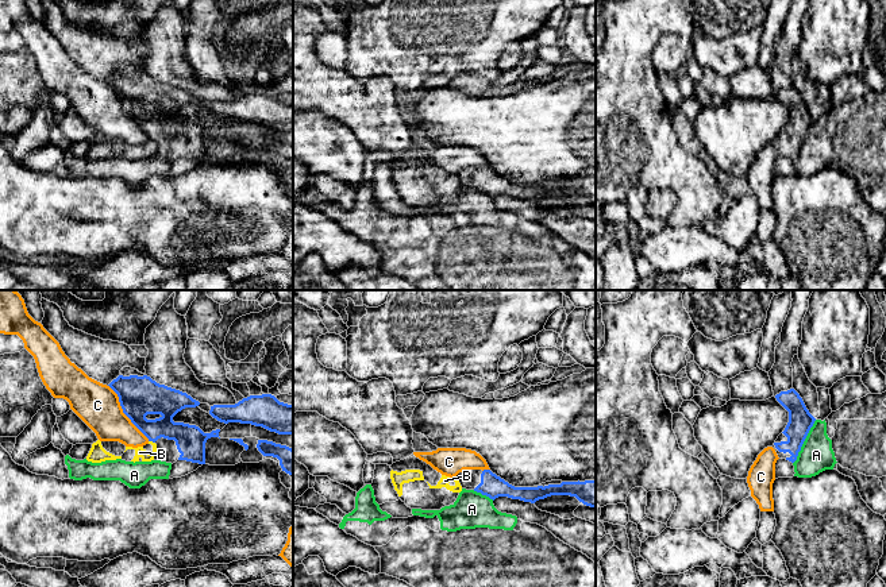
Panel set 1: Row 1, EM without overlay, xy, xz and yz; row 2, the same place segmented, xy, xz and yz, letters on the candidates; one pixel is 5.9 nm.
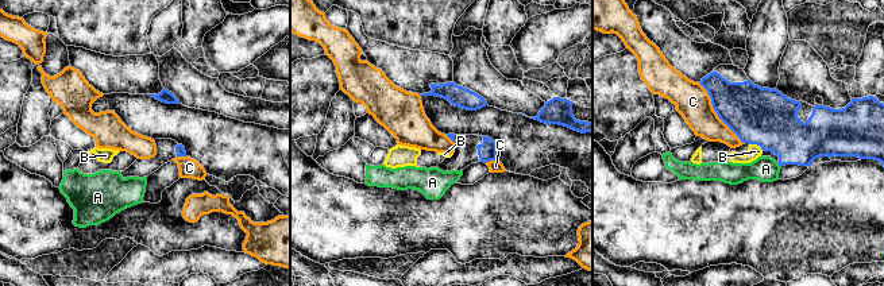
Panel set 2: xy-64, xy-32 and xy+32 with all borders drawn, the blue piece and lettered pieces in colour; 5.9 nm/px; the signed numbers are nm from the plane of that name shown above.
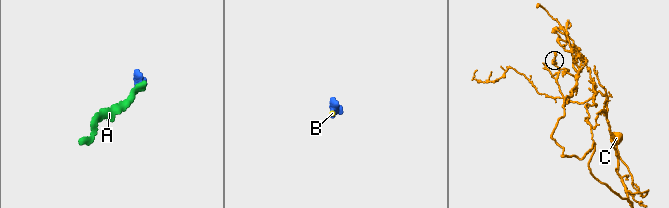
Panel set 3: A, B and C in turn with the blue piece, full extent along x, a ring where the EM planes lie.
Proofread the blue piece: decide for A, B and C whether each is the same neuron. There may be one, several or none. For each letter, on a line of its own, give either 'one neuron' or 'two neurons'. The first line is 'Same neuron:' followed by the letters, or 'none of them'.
Same neuron: none of them
A: two neurons
B: two neurons
C: two neurons

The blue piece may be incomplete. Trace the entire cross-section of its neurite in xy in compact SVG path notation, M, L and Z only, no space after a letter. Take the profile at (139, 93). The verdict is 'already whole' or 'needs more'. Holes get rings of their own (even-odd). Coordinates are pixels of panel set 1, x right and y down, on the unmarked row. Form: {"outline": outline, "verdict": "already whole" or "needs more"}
{"outline": "M123 65L108 84L118 92L123 111L157 142L154 158L205 162L205 140L219 135L220 127L204 131L196 123L173 119L182 107L199 104L199 99L131 65Z", "verdict": "needs more"}

